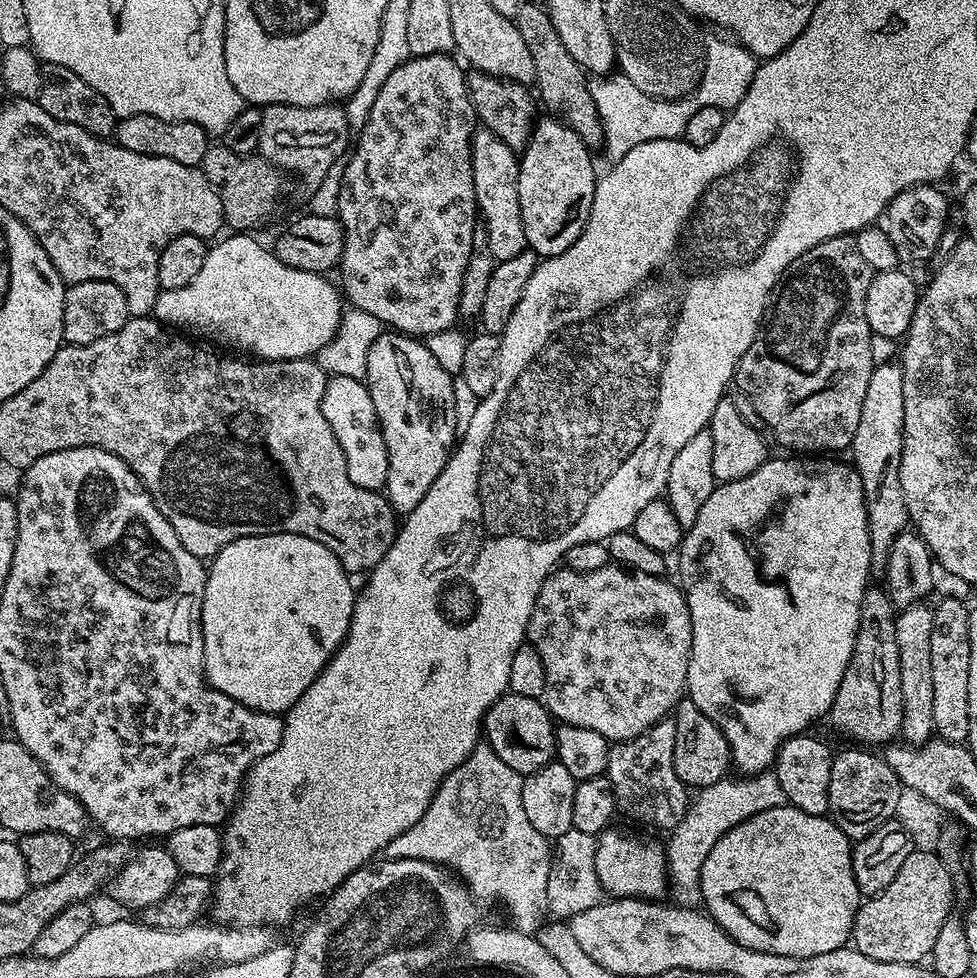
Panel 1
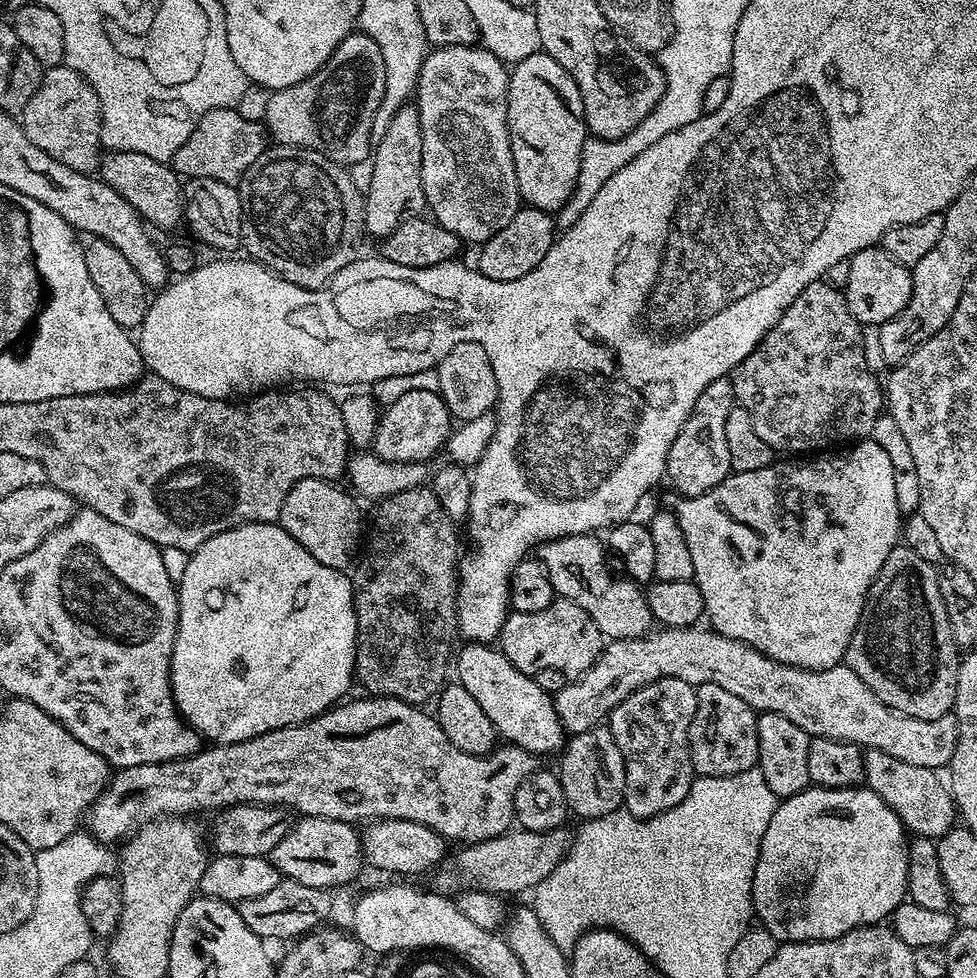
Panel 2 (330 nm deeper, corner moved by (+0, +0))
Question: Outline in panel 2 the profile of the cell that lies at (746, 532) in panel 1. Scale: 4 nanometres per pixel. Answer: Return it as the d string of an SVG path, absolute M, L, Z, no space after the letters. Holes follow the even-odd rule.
M870 438L853 443L843 450L833 451L831 454L793 460L796 460L793 464L774 462L762 470L732 472L721 484L706 490L706 494L677 499L674 511L678 518L678 526L682 526L682 534L686 534L686 546L690 546L690 558L694 561L692 580L702 594L704 615L711 631L726 638L734 638L766 654L771 660L806 670L826 670L844 659L850 646L850 638L860 621L870 586L878 570L882 570L882 562L890 558L890 550L898 547L898 541L902 536L902 514L898 510L898 498L894 495L894 466L890 466L890 457L887 456L886 450L882 450L882 446L878 446L878 442Z

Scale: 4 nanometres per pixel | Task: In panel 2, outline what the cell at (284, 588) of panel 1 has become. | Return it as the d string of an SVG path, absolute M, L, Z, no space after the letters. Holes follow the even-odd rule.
M279 523L243 524L222 534L214 534L214 538L202 542L202 546L198 546L188 557L186 570L178 581L178 595L180 617L172 651L172 697L176 699L176 711L188 727L196 729L205 741L213 745L237 744L258 738L270 730L304 724L316 716L321 716L349 695L348 687L354 684L356 671L356 611L352 608L351 579L343 571L322 566L322 563L318 562L305 546L295 541Z

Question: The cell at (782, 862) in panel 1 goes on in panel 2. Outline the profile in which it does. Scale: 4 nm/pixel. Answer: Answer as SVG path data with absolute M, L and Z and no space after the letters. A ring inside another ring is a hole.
M809 786L803 792L793 796L785 796L774 810L774 818L770 818L770 826L766 826L766 834L762 834L762 846L758 850L758 862L754 870L752 883L752 906L757 921L778 942L803 942L806 940L833 940L855 928L866 928L887 921L896 908L905 903L908 895L908 840L903 822L886 806L874 790L867 786L850 788L818 788Z

